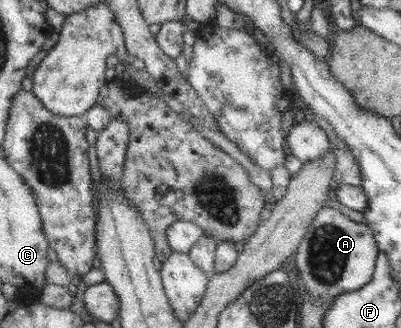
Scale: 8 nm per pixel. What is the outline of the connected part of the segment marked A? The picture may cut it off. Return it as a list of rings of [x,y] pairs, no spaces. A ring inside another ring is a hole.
[[[325,205],[300,241],[293,265],[308,295],[328,301],[367,285],[375,271],[378,252],[373,231],[366,224],[352,221],[339,210]]]

